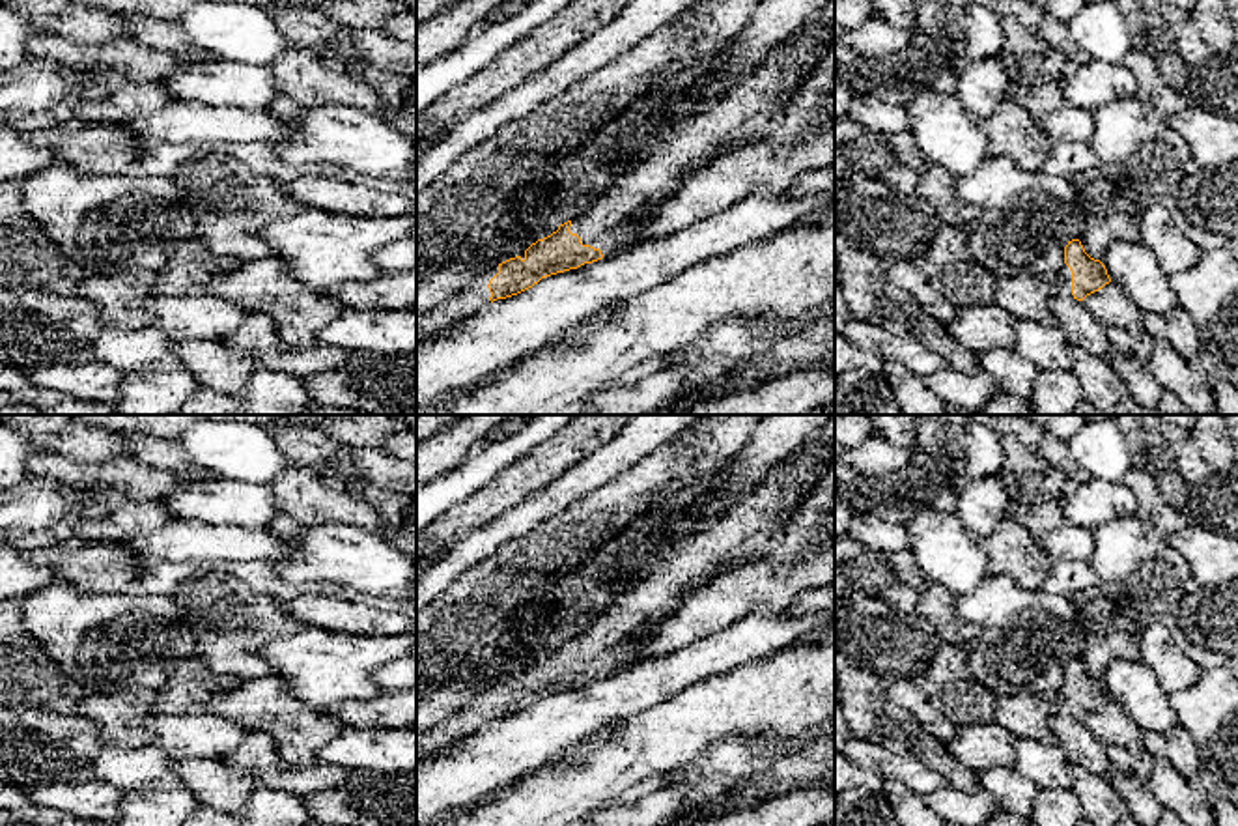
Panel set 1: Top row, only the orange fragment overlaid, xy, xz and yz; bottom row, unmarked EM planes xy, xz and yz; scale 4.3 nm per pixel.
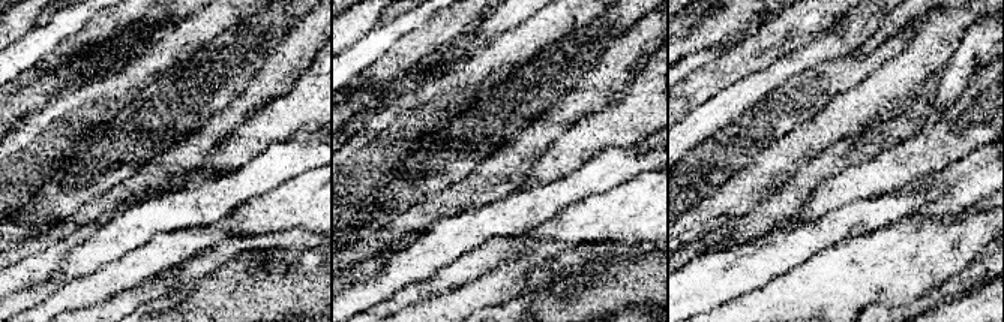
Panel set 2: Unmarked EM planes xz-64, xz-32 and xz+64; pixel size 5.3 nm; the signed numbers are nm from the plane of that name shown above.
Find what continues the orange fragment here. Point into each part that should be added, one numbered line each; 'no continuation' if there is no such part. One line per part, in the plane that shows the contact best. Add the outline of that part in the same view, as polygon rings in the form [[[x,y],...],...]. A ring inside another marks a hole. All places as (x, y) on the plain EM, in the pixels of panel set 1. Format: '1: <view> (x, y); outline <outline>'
1: xz (753, 524); outline [[[807,441],[799,458],[781,462],[767,478],[734,503],[713,525],[687,536],[652,572],[616,596],[570,650],[603,676],[633,660],[637,645],[655,632],[689,594],[725,570],[771,548],[792,512],[827,473],[831,452]]]
2: xz (473, 714); outline [[[499,684],[487,686],[450,718],[439,721],[426,734],[422,734],[416,740],[416,761],[433,755],[437,749],[443,749],[444,746],[450,746],[489,723],[491,710],[487,703],[497,691]]]

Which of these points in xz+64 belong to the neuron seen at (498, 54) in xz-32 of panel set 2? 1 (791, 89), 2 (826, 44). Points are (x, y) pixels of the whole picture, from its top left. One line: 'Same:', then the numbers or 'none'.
Same: 1

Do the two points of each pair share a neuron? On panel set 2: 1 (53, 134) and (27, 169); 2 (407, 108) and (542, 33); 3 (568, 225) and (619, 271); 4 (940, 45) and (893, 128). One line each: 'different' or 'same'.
1: same
2: same
3: different
4: different

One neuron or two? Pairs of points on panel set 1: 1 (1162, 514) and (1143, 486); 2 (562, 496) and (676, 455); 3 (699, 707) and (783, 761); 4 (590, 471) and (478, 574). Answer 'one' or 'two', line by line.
1: one
2: two
3: two
4: two

